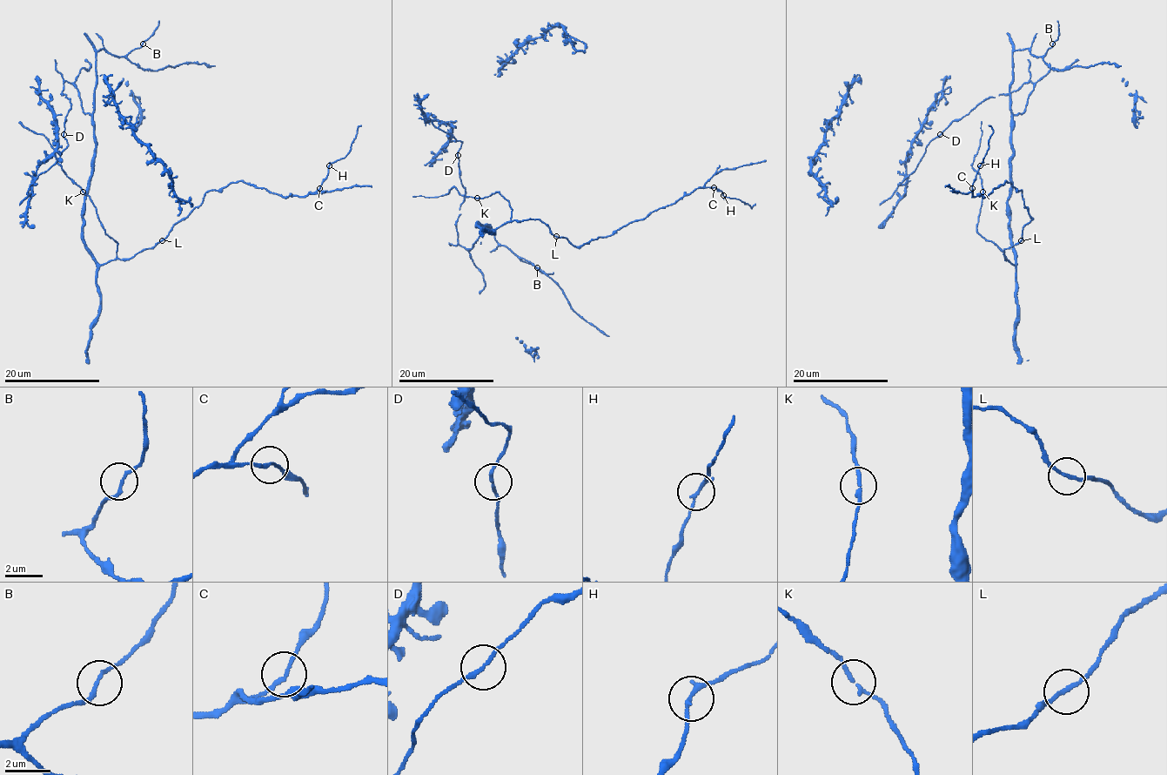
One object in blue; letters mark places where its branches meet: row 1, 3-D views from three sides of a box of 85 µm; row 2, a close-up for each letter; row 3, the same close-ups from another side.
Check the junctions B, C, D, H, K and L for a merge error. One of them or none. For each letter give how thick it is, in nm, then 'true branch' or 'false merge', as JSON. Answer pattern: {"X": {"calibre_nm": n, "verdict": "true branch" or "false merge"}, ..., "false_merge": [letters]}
{"B": {"calibre_nm": 160, "verdict": "true branch"}, "C": {"calibre_nm": 160, "verdict": "true branch"}, "D": {"calibre_nm": 160, "verdict": "true branch"}, "H": {"calibre_nm": 170, "verdict": "true branch"}, "K": {"calibre_nm": 160, "verdict": "true branch"}, "L": {"calibre_nm": 160, "verdict": "true branch"}, "false_merge": []}

